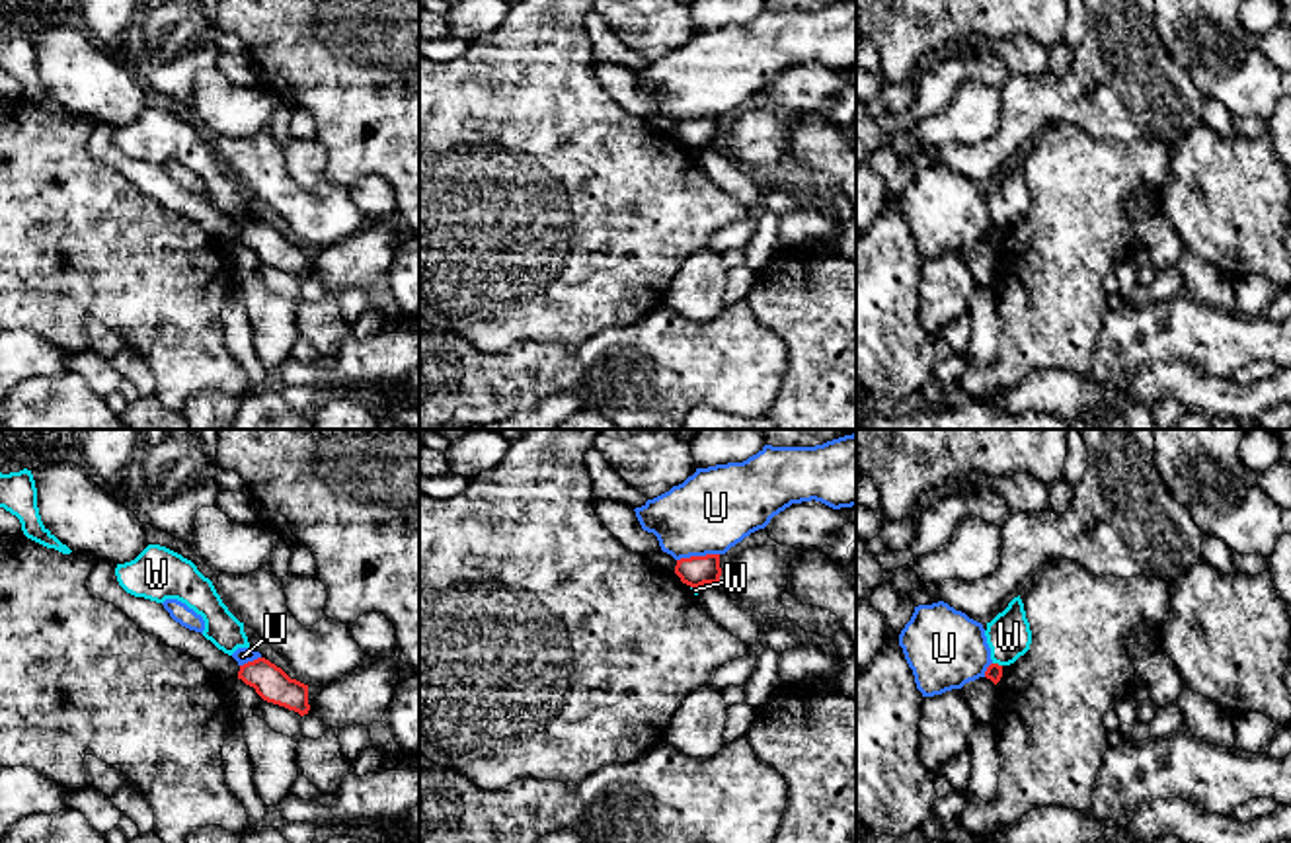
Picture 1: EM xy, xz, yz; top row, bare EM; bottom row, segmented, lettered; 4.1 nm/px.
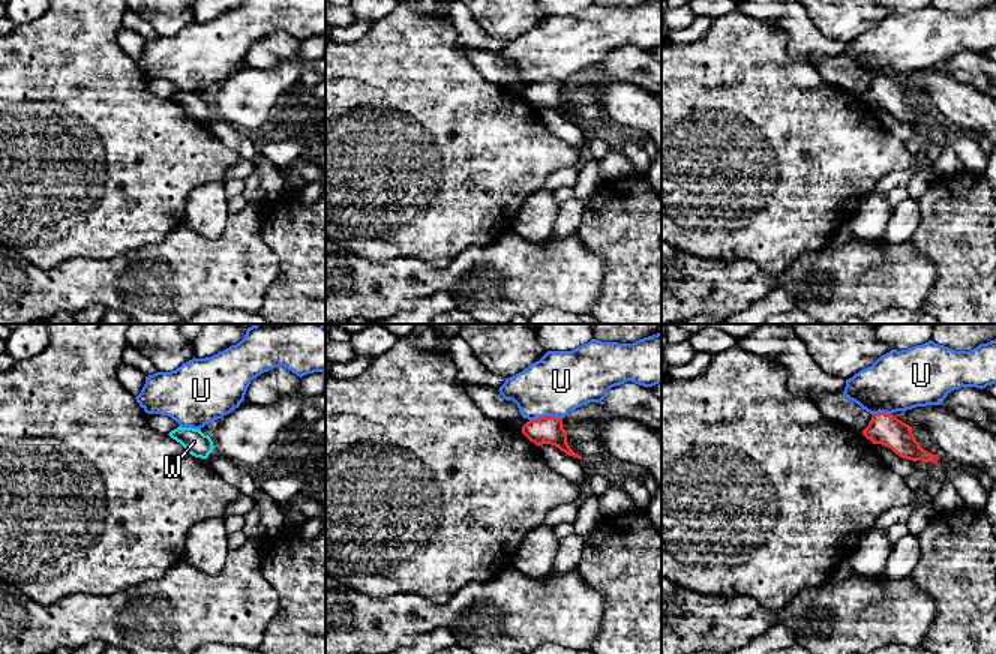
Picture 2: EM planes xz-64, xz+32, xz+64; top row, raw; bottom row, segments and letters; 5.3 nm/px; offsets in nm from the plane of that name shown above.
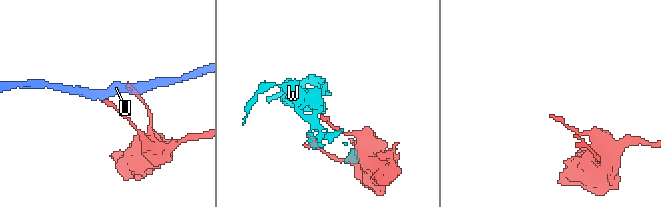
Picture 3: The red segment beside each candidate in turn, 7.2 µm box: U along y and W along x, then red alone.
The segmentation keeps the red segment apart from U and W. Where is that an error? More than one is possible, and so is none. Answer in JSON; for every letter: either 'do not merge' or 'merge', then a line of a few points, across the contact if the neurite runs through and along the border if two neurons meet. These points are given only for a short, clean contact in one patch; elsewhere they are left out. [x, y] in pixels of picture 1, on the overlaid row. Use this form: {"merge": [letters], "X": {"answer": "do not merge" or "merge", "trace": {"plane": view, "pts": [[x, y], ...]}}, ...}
{"merge": [], "U": {"answer": "do not merge", "trace": {"plane": "xz", "pts": [[718, 553], [677, 561]]}}, "W": {"answer": "do not merge", "trace": {"plane": "yz", "pts": [[993, 662], [1001, 666]]}}}

